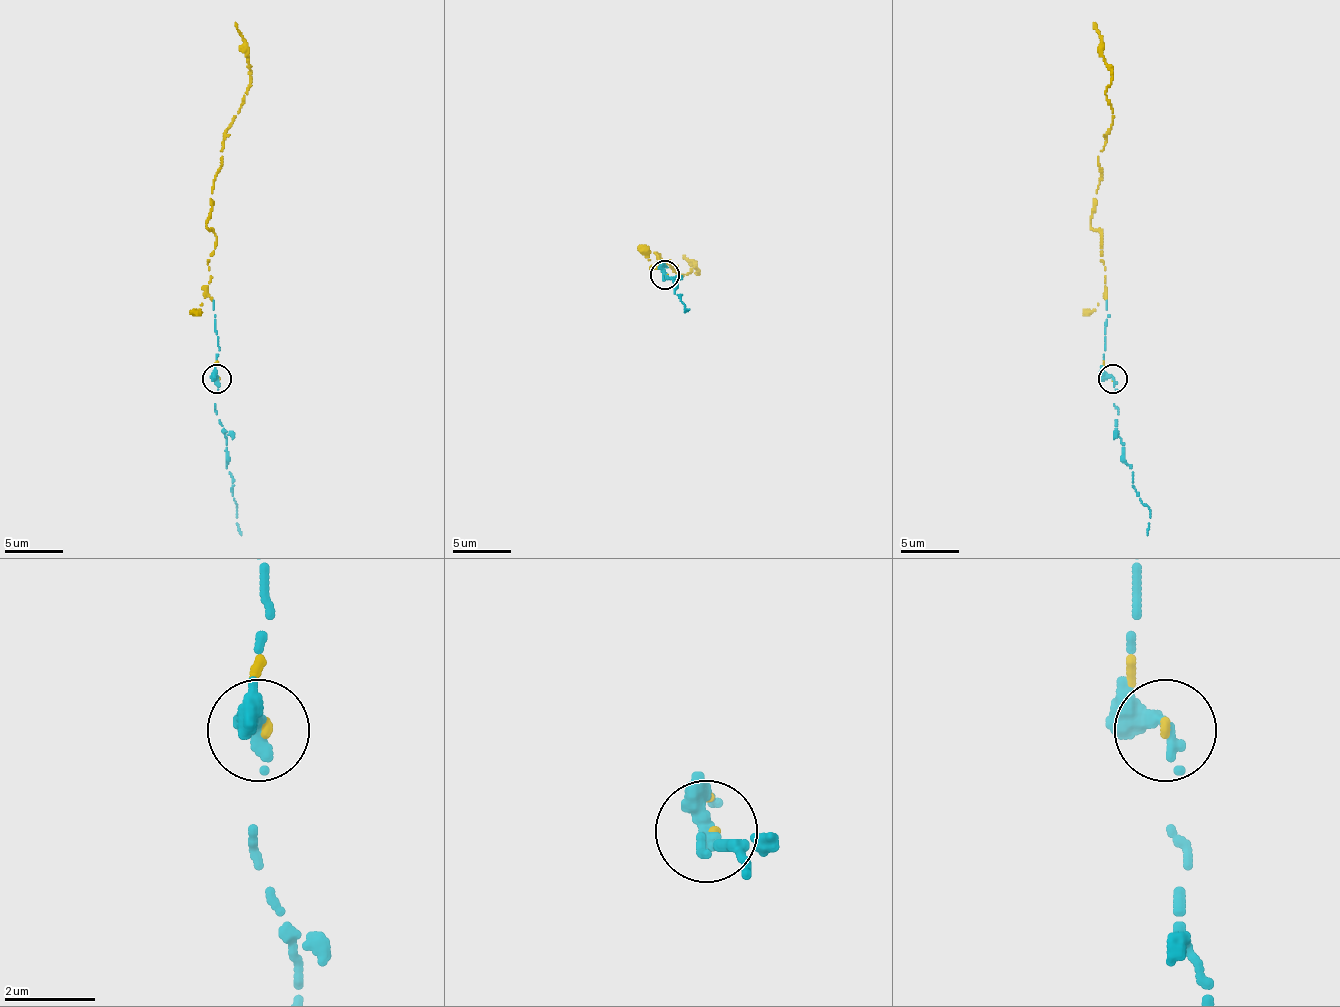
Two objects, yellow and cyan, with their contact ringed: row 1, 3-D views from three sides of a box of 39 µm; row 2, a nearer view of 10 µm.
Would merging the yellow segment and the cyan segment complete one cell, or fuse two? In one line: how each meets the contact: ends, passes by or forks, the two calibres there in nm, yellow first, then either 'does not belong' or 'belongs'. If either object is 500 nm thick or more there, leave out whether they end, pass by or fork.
yellow ends; cyan ends; calibres 130 and 420 nm; belongs

